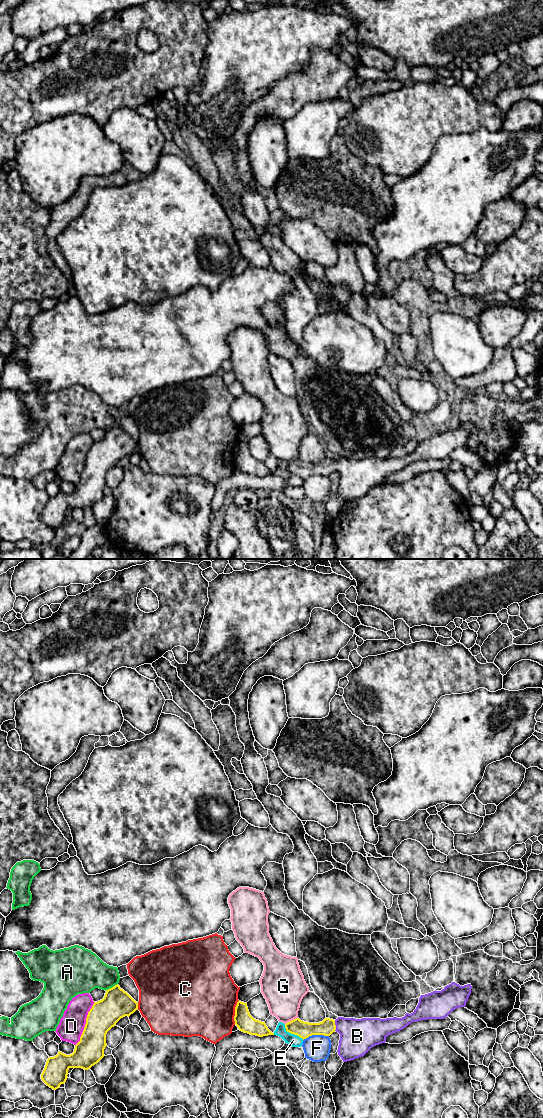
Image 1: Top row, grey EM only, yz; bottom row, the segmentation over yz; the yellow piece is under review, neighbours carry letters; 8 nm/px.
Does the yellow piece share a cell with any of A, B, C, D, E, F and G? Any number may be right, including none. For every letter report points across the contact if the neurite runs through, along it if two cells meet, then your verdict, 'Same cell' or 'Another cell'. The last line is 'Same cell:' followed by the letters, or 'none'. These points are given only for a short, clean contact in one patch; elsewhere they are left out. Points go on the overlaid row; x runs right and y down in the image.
A: Another cell
B: Path across: yz (305, 1029), (319, 1029), (335, 1025), (345, 1026), (357, 1036). Same cell
C: Another cell
D: Another cell
E: Another cell
F: Another cell
G: Another cell
Same cell: B

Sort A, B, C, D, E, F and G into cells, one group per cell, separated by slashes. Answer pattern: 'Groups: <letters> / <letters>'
Groups: A / B / C / D / E / F / G

